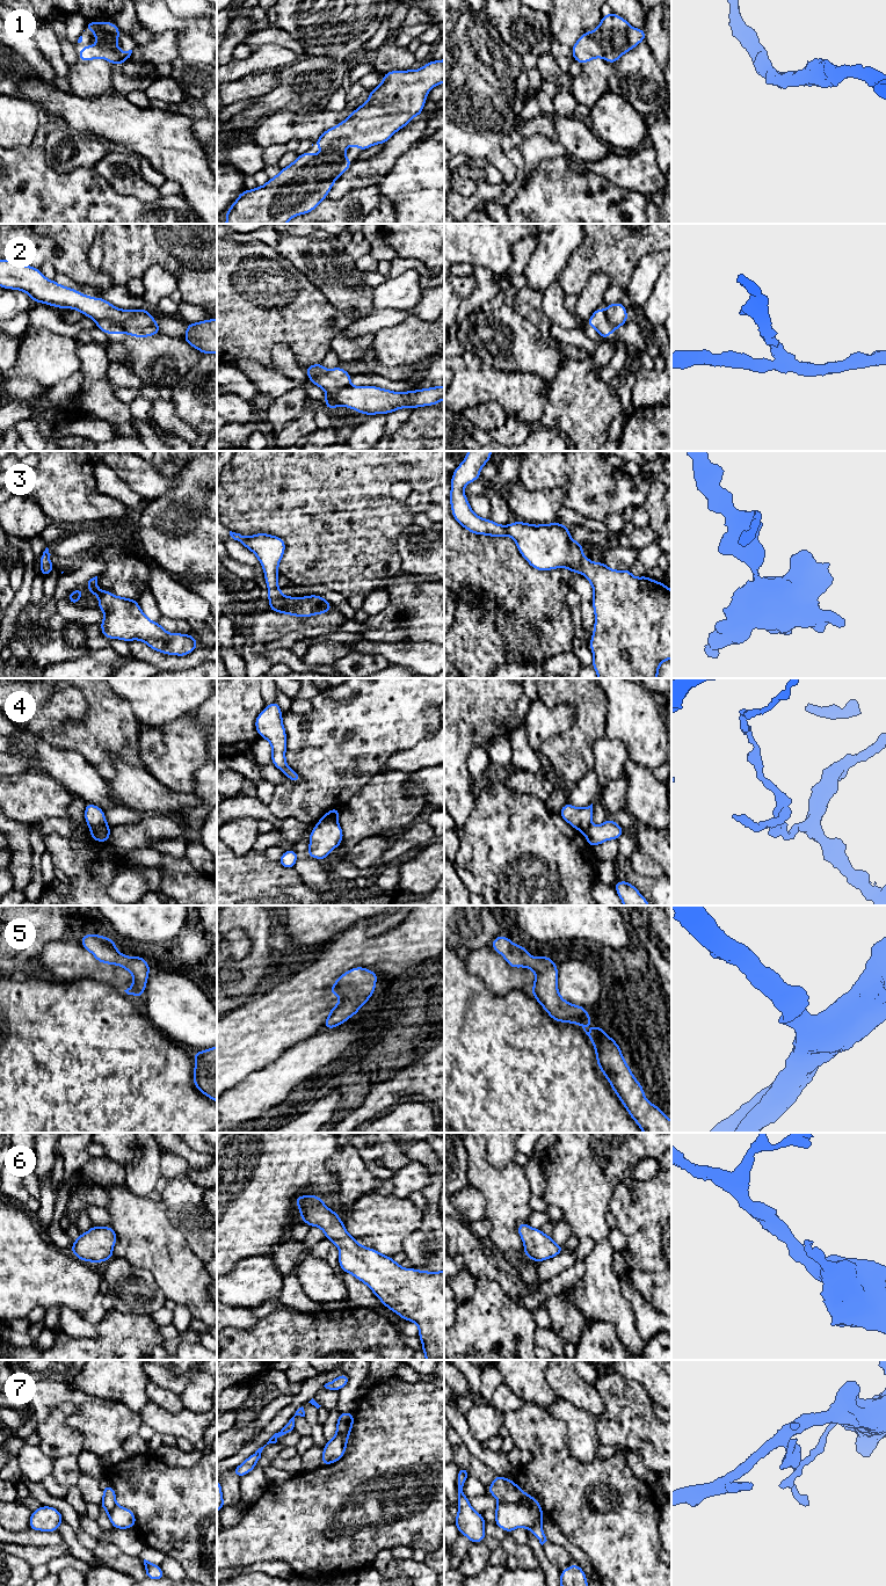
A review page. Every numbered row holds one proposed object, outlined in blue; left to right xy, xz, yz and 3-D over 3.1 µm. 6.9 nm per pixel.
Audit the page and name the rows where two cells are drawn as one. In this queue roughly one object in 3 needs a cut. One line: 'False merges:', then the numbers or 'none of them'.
False merges: 2, 4, 7

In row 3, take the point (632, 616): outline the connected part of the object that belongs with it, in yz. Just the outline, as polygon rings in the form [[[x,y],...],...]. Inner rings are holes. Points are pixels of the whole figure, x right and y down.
[[[469,451],[452,473],[449,500],[455,521],[474,534],[511,537],[518,552],[535,569],[547,572],[564,567],[586,576],[594,590],[595,626],[590,650],[594,655],[591,667],[598,678],[658,678],[661,663],[671,659],[671,590],[647,575],[637,579],[630,569],[613,570],[603,561],[594,563],[590,558],[584,559],[581,543],[574,541],[569,528],[561,523],[532,525],[515,521],[499,525],[477,516],[463,489],[480,478],[481,467],[488,463],[492,452]]]

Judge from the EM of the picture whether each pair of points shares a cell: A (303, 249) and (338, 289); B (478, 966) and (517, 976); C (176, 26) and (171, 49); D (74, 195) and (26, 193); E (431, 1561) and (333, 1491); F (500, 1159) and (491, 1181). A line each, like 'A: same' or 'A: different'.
A: same
B: same
C: different
D: same
E: different
F: different

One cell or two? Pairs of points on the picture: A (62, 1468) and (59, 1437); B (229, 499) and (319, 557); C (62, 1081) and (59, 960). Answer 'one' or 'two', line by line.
A: two
B: one
C: two

